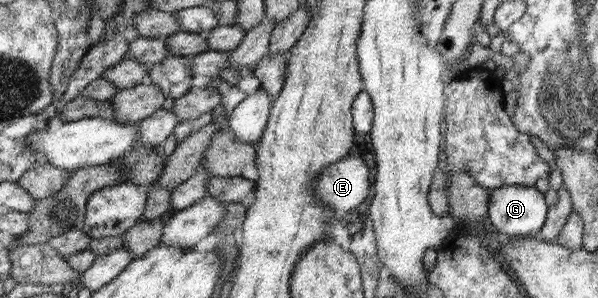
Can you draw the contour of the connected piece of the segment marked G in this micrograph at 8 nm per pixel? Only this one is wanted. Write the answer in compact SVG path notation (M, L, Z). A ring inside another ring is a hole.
M525 185L495 189L489 200L491 226L510 238L536 237L547 221L548 211L545 194Z

